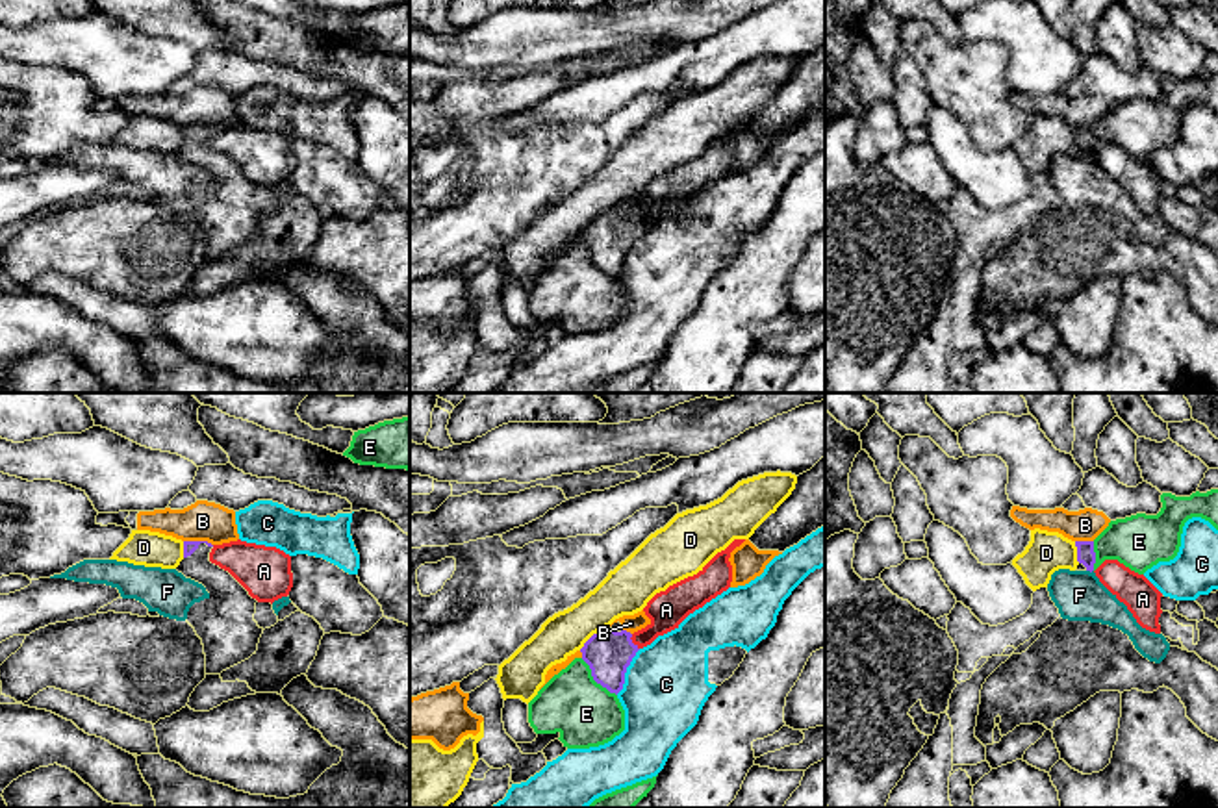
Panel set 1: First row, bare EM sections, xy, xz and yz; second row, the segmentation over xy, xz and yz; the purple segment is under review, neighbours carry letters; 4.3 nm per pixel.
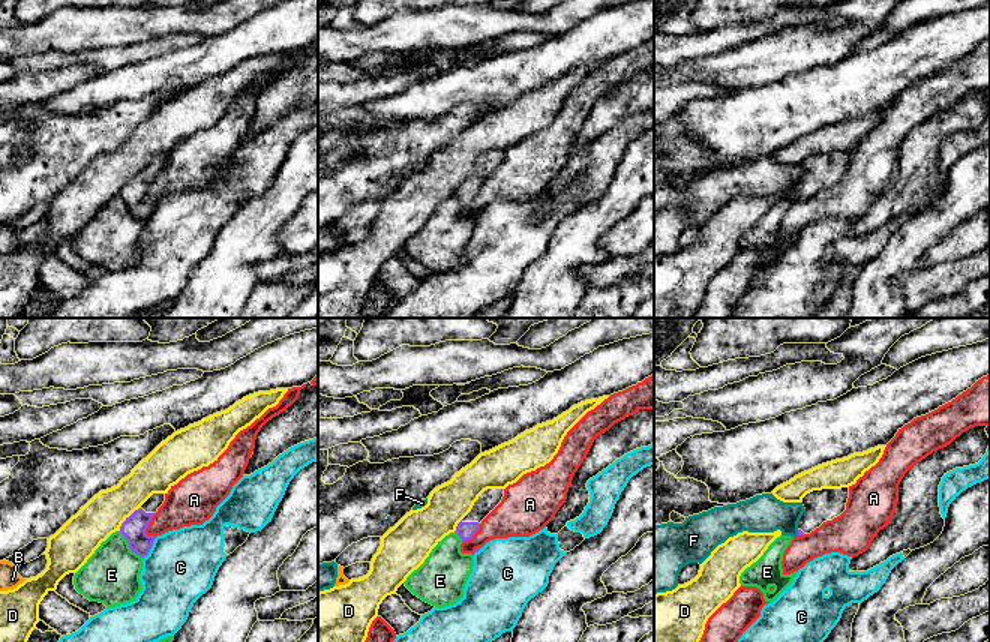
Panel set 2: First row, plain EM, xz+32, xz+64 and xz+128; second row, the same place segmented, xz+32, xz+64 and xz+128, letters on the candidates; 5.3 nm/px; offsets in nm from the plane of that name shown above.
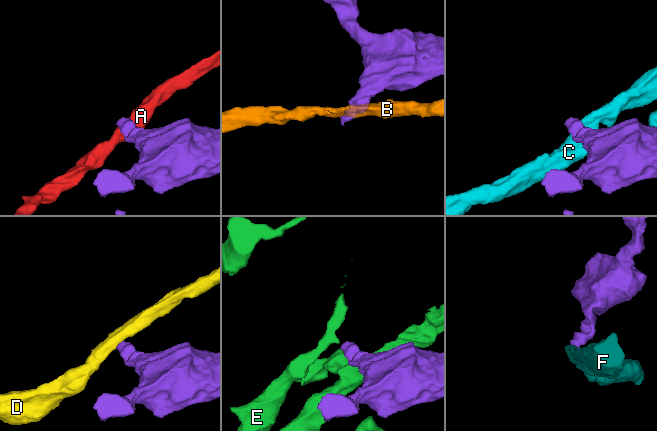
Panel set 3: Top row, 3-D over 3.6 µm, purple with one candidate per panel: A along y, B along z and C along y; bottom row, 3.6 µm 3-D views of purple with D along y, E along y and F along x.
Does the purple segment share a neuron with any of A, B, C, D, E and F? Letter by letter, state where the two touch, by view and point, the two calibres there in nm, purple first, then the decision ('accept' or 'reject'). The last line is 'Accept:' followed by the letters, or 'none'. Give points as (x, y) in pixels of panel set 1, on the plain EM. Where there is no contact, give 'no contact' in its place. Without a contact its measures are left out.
A: contact xz (631, 227); calibres 200 and 160 nm; reject
B: contact xy (199, 126); calibres 60 and 180 nm; reject
C: contact xz (625, 256); calibres 200 and 360 nm; reject
D: contact xz (594, 219); calibres 200 and 200 nm; reject
E: contact xz (596, 265); calibres 200 and 280 nm; reject
F: contact yz (1091, 156); calibres 80 and 220 nm; reject
Accept: none

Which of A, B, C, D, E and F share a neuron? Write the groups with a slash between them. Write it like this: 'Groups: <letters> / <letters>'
Groups: A / B / C / D / E / F

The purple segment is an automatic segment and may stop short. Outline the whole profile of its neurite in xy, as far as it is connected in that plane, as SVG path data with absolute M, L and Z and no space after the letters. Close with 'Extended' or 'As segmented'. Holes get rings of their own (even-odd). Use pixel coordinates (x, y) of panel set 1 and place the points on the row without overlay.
M184 126L184 145L176 156L209 178L189 193L185 206L202 224L206 259L221 259L256 239L263 213L254 206L258 185L228 156L209 146L211 133L208 126Z. Extended

